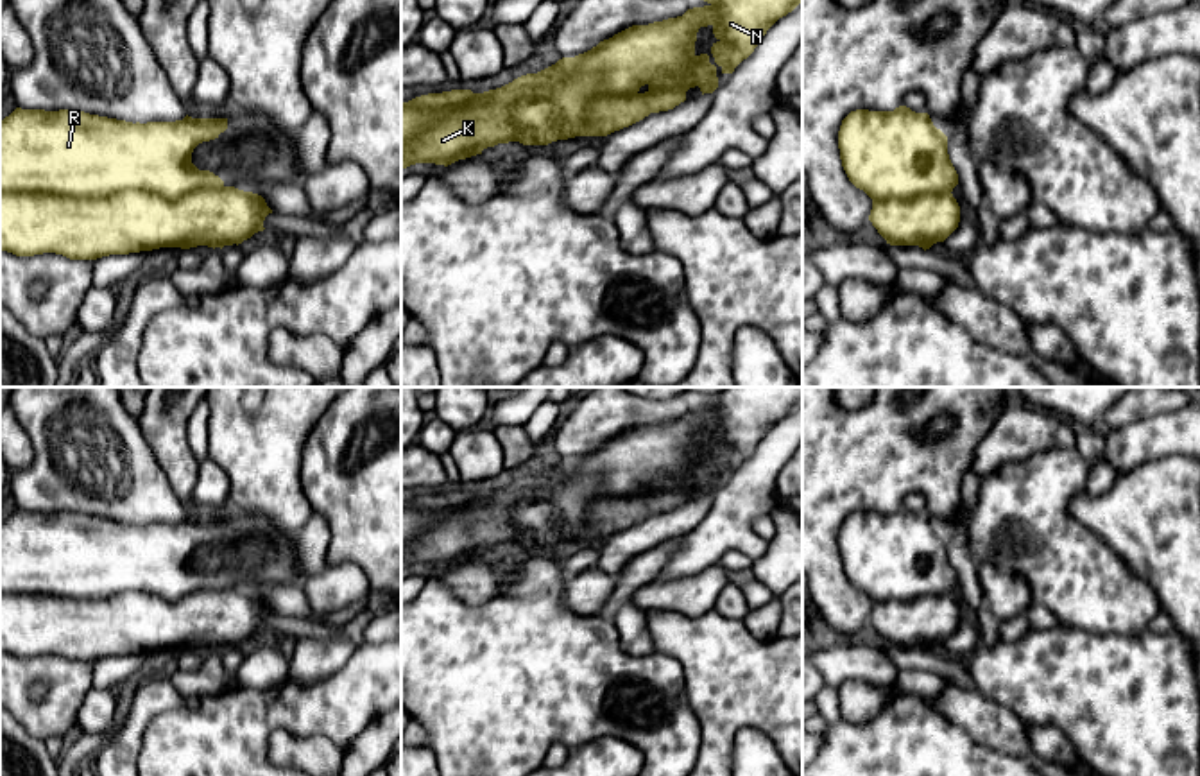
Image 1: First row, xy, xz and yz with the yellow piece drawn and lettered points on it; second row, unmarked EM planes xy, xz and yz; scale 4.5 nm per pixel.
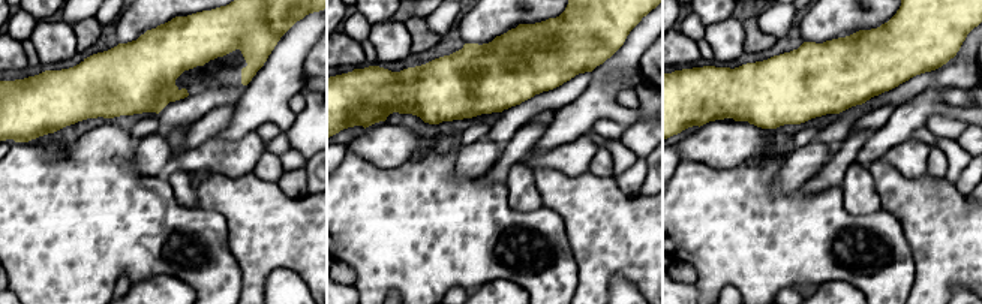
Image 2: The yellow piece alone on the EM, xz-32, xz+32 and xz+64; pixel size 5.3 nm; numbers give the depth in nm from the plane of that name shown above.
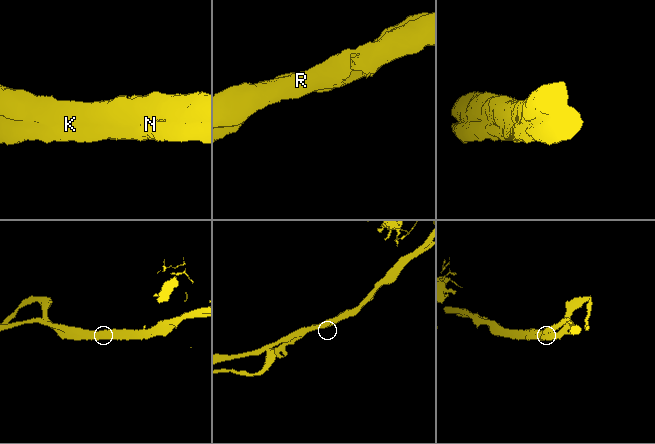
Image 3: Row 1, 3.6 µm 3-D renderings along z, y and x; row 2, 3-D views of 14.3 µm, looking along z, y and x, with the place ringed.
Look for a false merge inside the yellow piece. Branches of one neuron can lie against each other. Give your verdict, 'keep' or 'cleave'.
cleave

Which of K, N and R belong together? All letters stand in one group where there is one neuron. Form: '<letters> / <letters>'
K R / N

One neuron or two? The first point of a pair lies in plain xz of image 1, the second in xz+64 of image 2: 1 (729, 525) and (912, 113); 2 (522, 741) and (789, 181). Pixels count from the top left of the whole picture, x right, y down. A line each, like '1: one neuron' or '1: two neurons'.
1: one neuron
2: two neurons

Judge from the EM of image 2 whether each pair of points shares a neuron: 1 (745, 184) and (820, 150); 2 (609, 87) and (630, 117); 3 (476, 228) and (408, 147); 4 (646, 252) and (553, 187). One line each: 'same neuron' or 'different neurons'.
1: different neurons
2: same neuron
3: different neurons
4: same neuron

